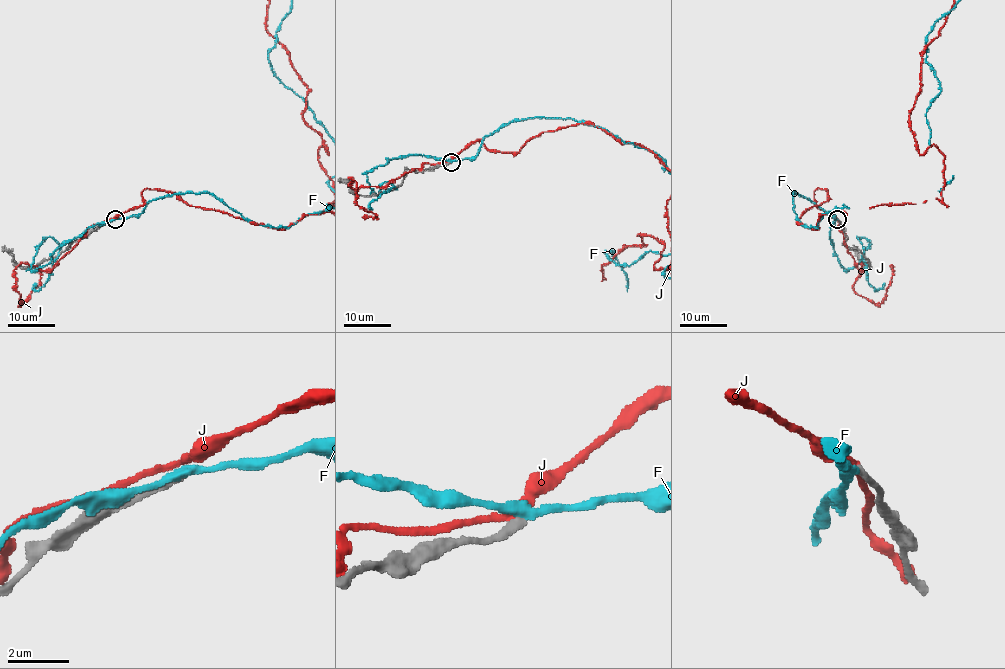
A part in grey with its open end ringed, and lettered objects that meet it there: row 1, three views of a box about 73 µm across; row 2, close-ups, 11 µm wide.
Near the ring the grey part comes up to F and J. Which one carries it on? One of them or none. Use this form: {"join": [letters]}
{"join": []}

